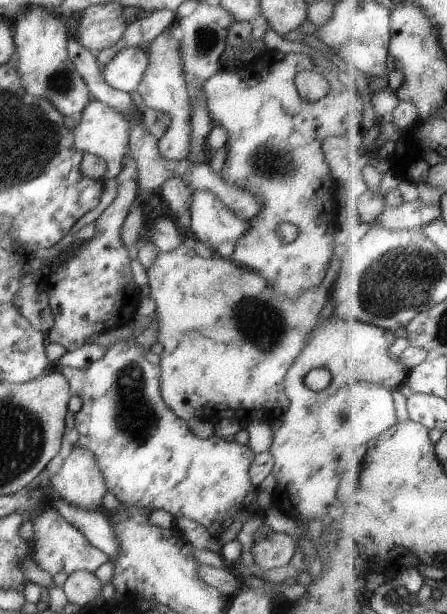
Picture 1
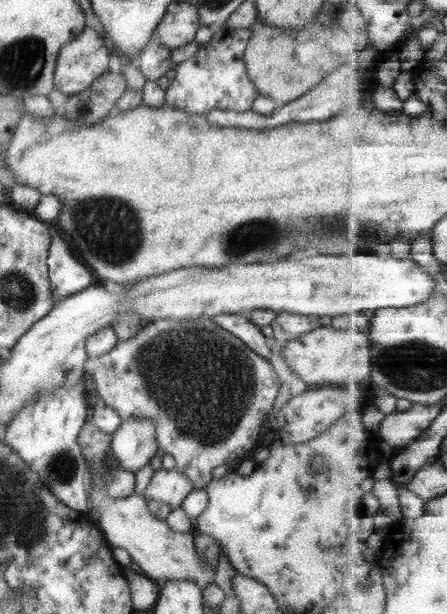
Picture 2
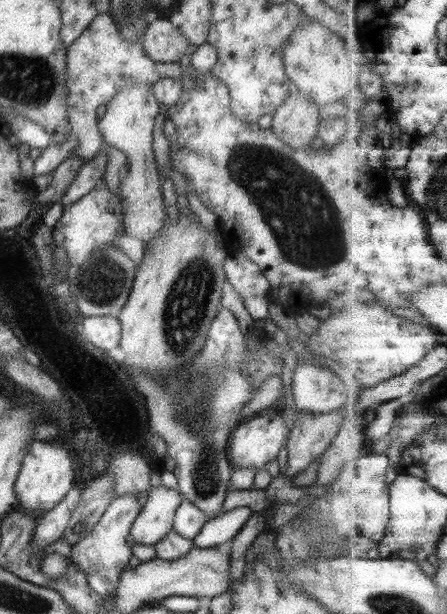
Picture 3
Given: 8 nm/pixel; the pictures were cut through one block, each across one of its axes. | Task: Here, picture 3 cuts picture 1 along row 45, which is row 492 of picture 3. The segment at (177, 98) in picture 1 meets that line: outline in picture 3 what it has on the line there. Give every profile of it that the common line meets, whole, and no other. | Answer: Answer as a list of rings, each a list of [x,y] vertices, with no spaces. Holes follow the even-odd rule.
[[[161,485],[152,487],[145,505],[131,524],[129,536],[133,537],[135,543],[142,545],[154,545],[161,541],[172,530],[175,510],[182,500],[176,490]]]

